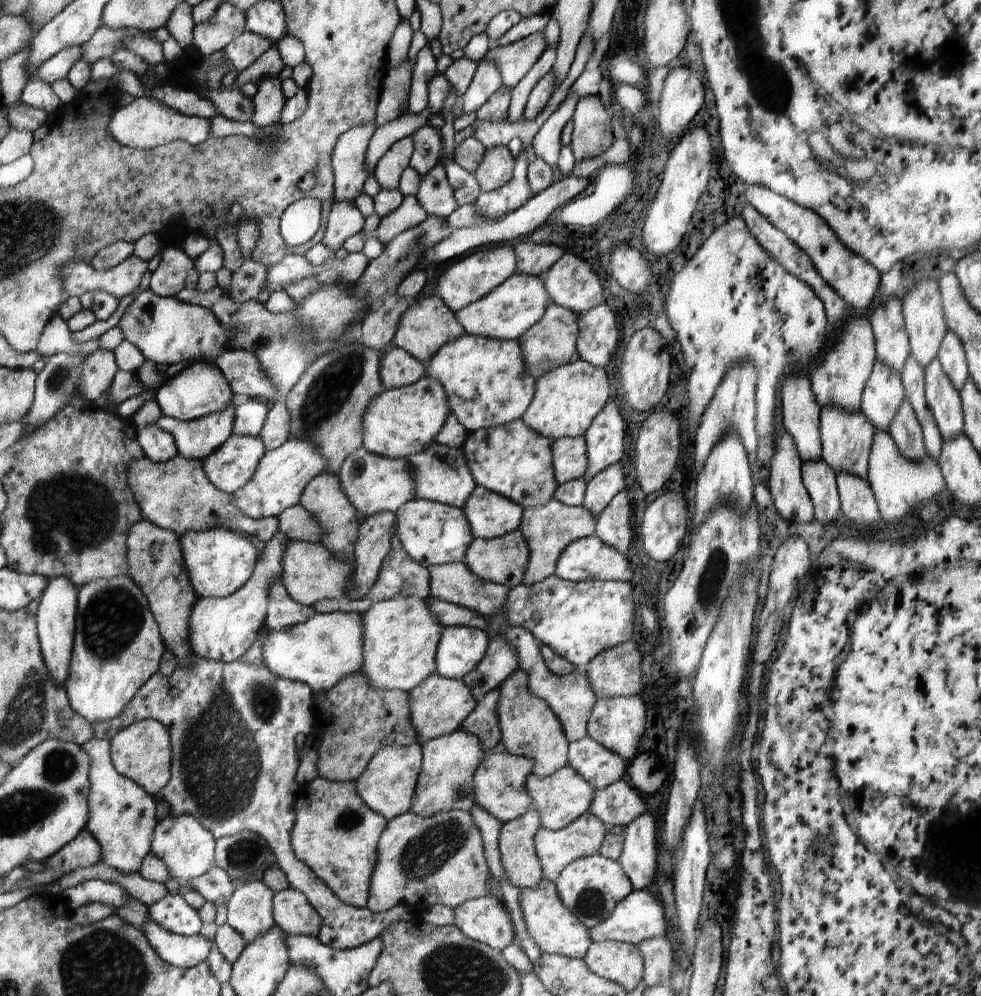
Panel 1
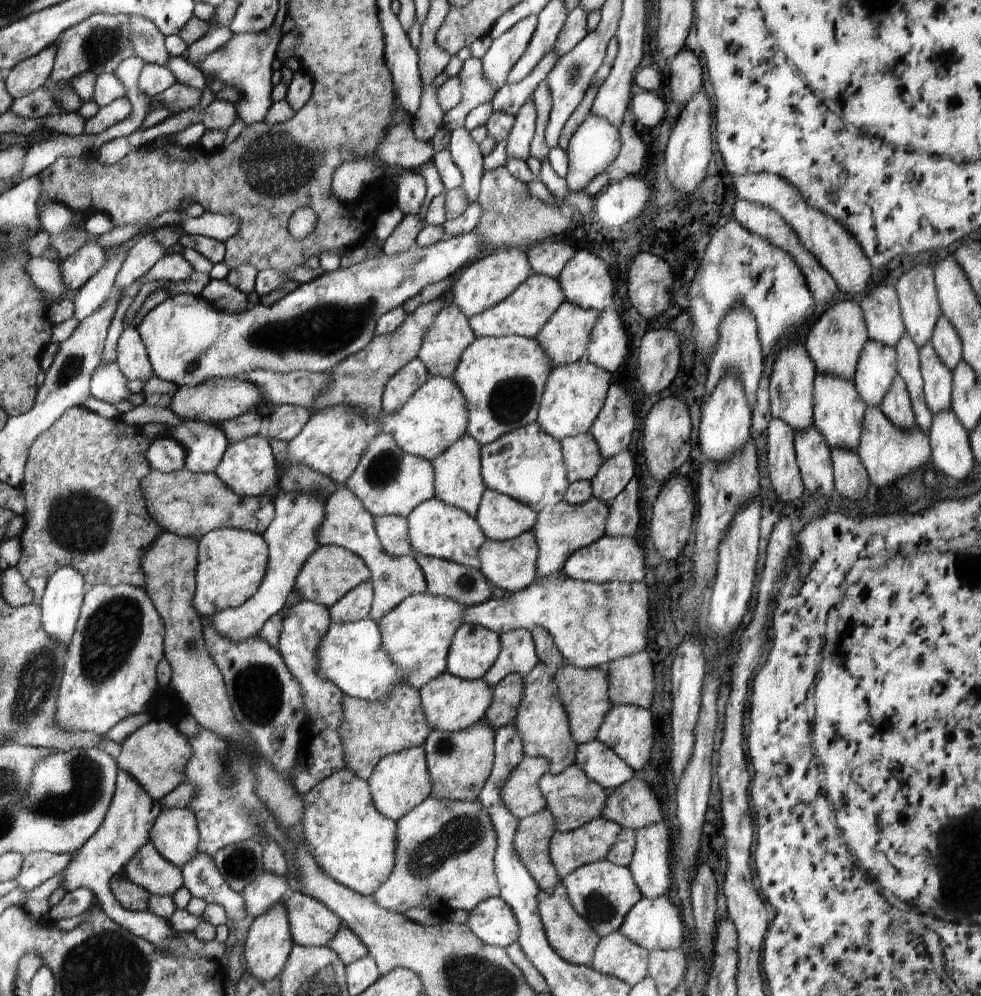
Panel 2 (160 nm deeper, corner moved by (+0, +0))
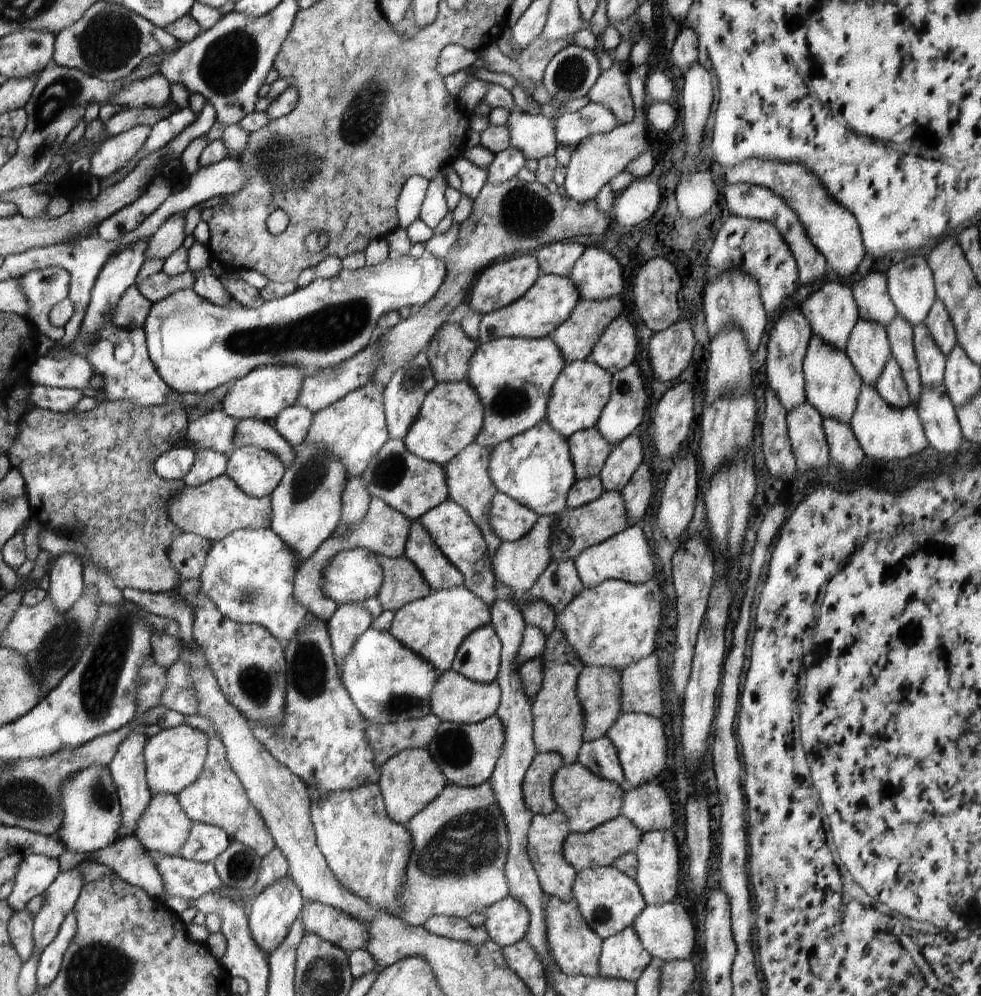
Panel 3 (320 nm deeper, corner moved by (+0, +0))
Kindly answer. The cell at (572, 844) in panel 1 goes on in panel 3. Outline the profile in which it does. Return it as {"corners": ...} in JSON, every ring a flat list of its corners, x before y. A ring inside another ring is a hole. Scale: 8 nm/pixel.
{"corners":[[623,814,596,827,589,833,571,833,563,844,563,855,577,870,608,867,626,853,634,853,642,840,643,831]]}

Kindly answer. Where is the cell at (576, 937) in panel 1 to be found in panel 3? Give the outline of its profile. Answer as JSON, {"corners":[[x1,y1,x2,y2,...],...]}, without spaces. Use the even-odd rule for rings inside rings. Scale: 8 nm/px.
{"corners":[[548,896,547,900,547,936,550,938,550,950,555,958,555,964,568,976,598,977,603,940,583,919,577,908,577,900,572,898,563,901,555,896]]}

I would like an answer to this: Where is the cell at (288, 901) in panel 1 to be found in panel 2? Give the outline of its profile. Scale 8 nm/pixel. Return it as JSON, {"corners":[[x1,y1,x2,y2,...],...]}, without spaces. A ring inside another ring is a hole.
{"corners":[[289,891,285,905,290,916,291,935,299,945,326,947,343,926,340,916,314,897]]}

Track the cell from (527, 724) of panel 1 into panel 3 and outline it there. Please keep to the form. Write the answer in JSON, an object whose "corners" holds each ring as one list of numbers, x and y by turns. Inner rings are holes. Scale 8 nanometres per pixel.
{"corners":[[556,624,542,654,543,683,532,701,534,711,534,741,538,753,556,753,563,757,564,765,578,762,583,744,586,713,578,697,578,678,584,668,583,661,568,642,561,626]]}

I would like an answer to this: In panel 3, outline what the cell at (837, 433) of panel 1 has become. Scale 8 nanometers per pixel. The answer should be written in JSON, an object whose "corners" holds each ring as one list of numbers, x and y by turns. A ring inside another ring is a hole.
{"corners":[[811,335,806,356,803,360,805,378,805,400,824,417,848,423,852,418,862,380,850,362,845,350,825,343,818,335]]}

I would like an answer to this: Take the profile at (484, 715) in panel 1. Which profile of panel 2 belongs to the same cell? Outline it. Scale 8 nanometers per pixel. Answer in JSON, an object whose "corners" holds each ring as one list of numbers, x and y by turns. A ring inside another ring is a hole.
{"corners":[[518,673,508,675,495,686,494,699,483,720,498,730,502,725,514,720,523,698,524,676]]}

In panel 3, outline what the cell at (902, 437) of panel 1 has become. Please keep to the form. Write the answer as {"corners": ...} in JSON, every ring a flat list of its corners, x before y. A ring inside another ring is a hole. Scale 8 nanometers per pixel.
{"corners":[[893,357,887,360,874,387,882,400,891,407,904,408,912,404,900,365]]}

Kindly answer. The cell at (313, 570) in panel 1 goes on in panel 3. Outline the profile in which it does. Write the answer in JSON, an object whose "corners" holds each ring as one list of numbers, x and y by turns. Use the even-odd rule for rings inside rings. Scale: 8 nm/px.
{"corners":[[358,547,335,556,325,570,323,589,326,596,335,600,338,605,347,605,348,603,362,603,378,595,382,584,383,569,378,561,378,556,372,553,371,549]]}

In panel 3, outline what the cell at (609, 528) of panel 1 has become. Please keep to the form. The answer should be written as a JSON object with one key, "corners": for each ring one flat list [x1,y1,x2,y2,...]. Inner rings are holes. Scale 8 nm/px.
{"corners":[[645,462,622,490,632,524,641,520,652,498,652,473,650,471,649,463]]}

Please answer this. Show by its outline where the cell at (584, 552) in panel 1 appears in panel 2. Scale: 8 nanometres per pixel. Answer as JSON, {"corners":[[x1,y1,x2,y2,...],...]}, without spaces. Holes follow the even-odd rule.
{"corners":[[605,534,595,543,576,551,566,562,562,572,566,577,581,581,595,583,639,583,646,576,646,564,644,564,644,552,634,537,617,537]]}

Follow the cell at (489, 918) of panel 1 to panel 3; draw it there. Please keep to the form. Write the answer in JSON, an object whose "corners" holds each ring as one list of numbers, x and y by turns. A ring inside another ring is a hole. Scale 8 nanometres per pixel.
{"corners":[[512,896,499,900,485,912,485,929,490,940,502,948,518,943,530,930,531,914]]}

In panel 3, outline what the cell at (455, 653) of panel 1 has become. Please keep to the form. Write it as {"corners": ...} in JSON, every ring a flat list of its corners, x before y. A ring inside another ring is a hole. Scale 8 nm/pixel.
{"corners":[[490,624,471,632,463,640,451,670,477,683,492,683,498,679,502,666,502,641]]}

